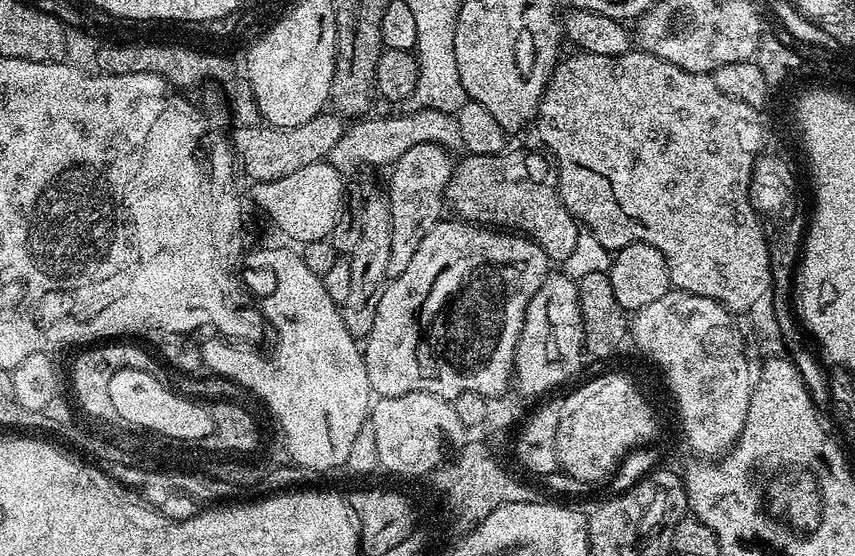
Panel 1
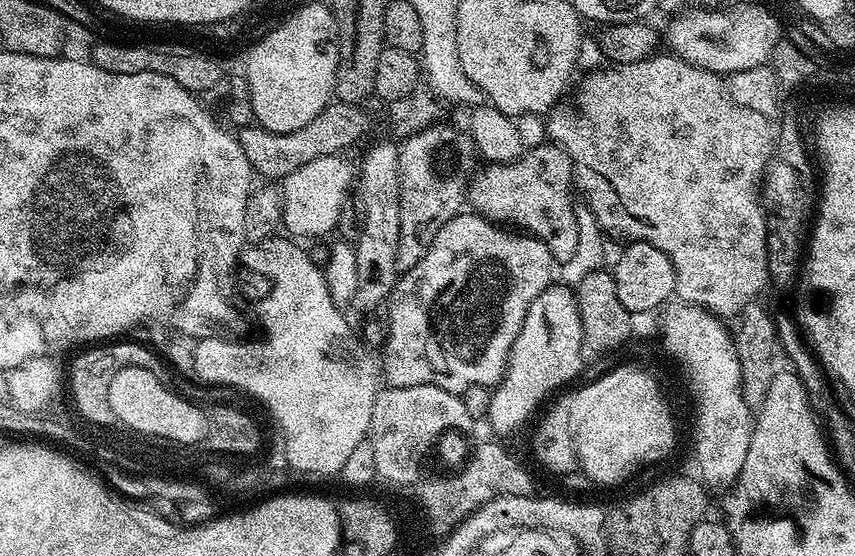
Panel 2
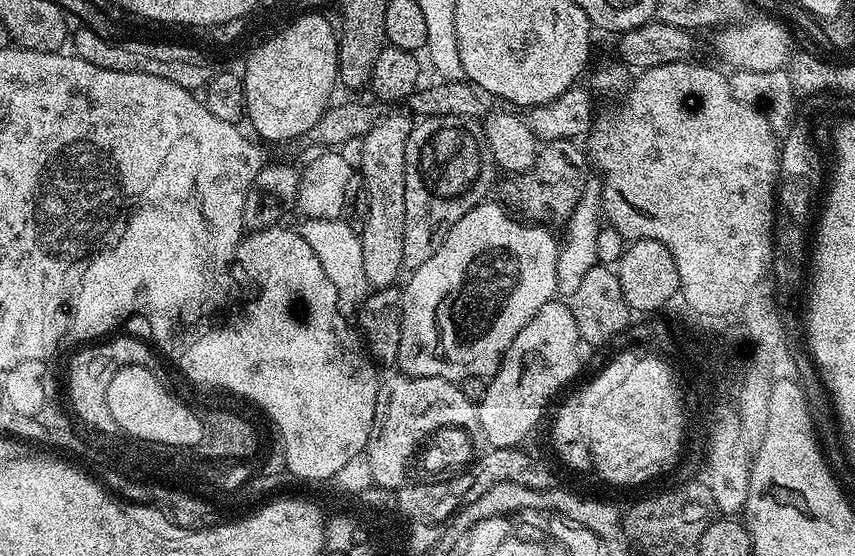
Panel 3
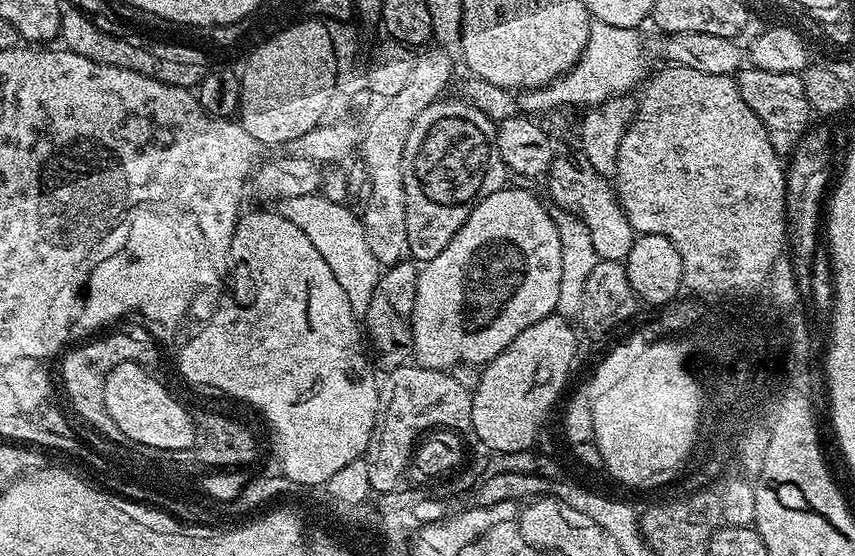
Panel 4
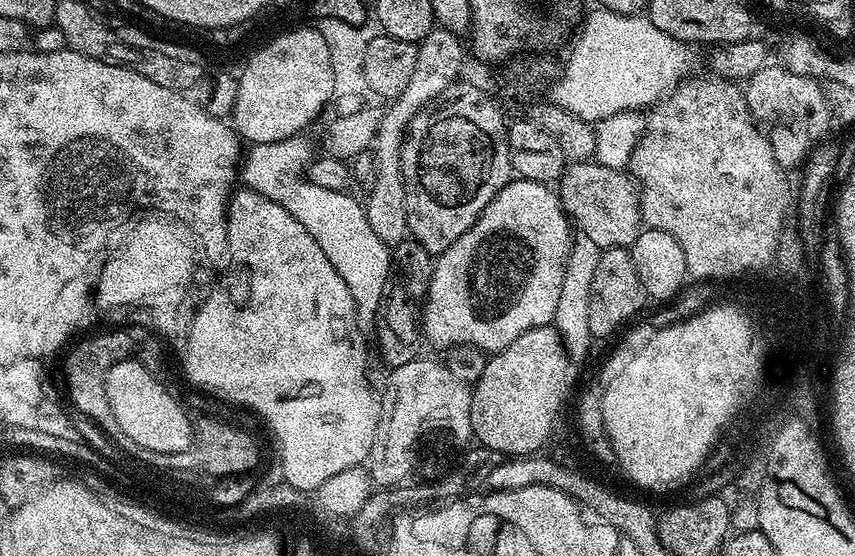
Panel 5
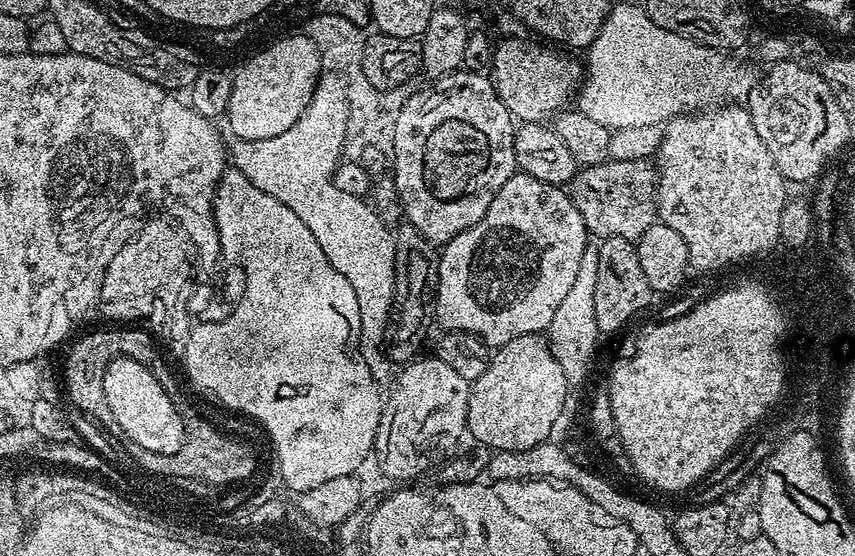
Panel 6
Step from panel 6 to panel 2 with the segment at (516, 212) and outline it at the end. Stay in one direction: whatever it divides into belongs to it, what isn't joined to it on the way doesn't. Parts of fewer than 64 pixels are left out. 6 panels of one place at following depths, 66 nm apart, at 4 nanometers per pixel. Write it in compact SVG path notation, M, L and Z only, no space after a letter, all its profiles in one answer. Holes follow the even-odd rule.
M471 210L450 218L428 247L428 253L397 279L386 301L388 322L383 337L382 376L394 388L402 386L442 386L461 394L468 386L491 389L504 376L506 362L530 302L554 280L554 254L536 237L505 230L501 225L477 216Z

